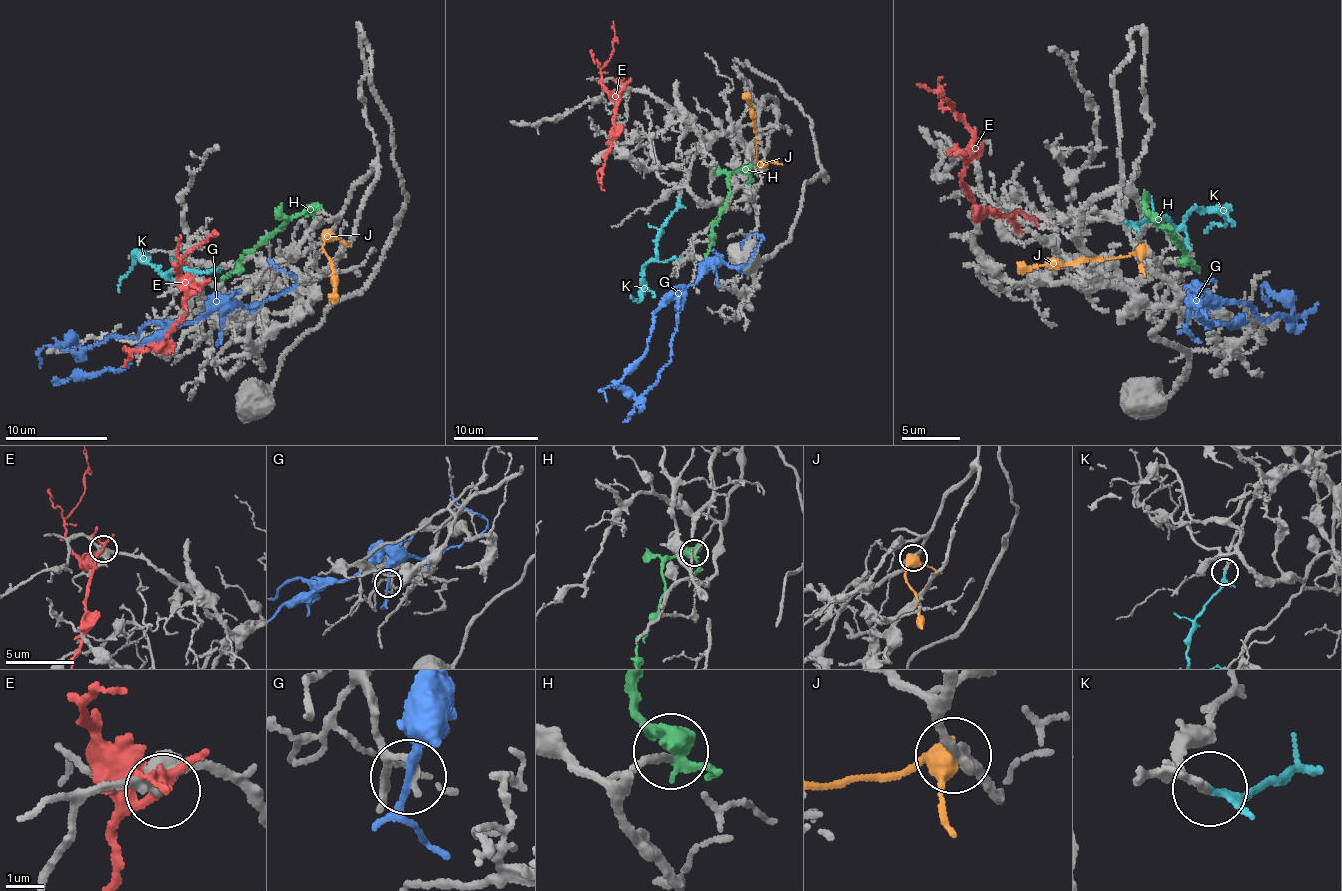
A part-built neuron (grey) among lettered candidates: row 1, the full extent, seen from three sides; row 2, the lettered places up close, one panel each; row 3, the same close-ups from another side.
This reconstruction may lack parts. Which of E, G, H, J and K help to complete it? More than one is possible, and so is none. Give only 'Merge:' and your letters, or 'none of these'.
Merge: H, K

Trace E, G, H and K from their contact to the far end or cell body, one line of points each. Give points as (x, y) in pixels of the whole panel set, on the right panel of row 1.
E: (965, 159), (961, 184), (973, 203), (1002, 215), (1016, 213), (1037, 226)
G: (1187, 318), (1191, 296), (1242, 303), (1266, 320), (1290, 317), (1266, 283), (1261, 287), (1270, 305)
H: (1157, 223), (1152, 213), (1150, 216), (1184, 247), (1186, 263), (1199, 271)
K: (1125, 223), (1160, 217), (1176, 226), (1192, 209), (1226, 211), (1225, 224), (1204, 232)

